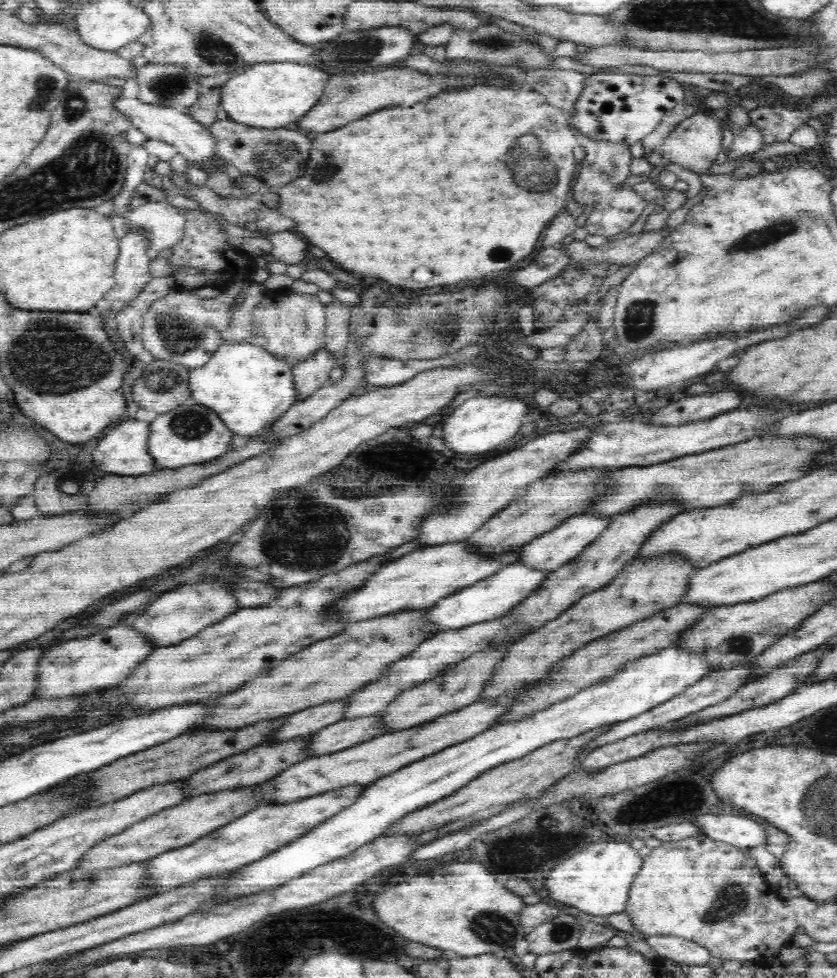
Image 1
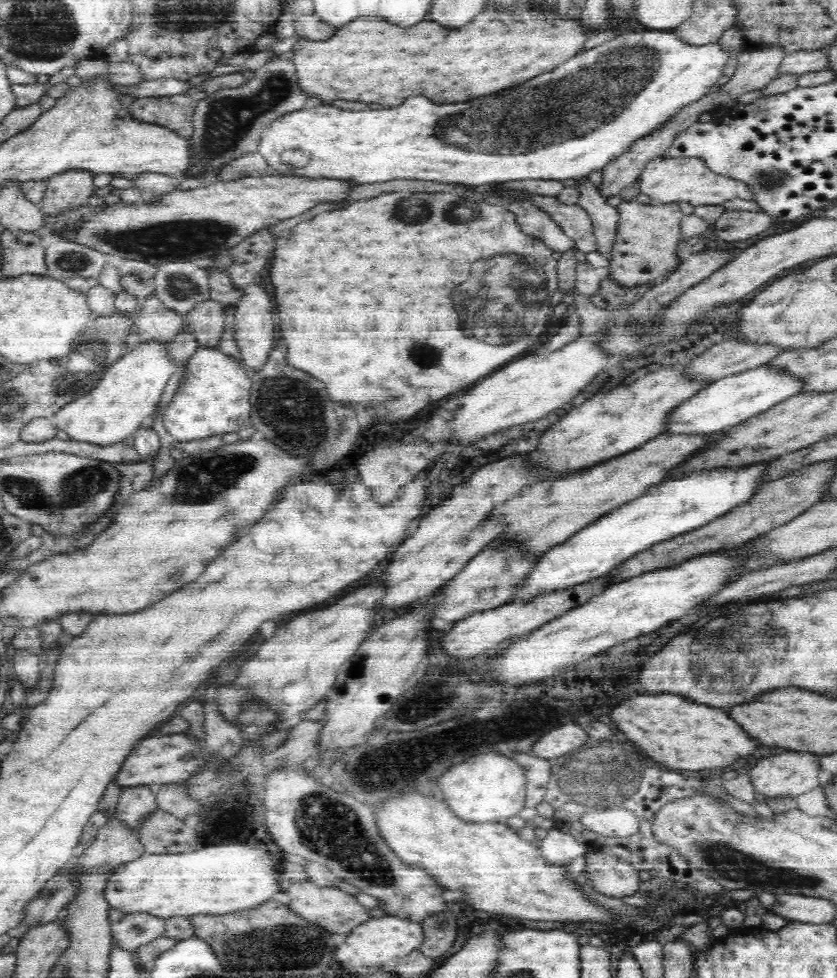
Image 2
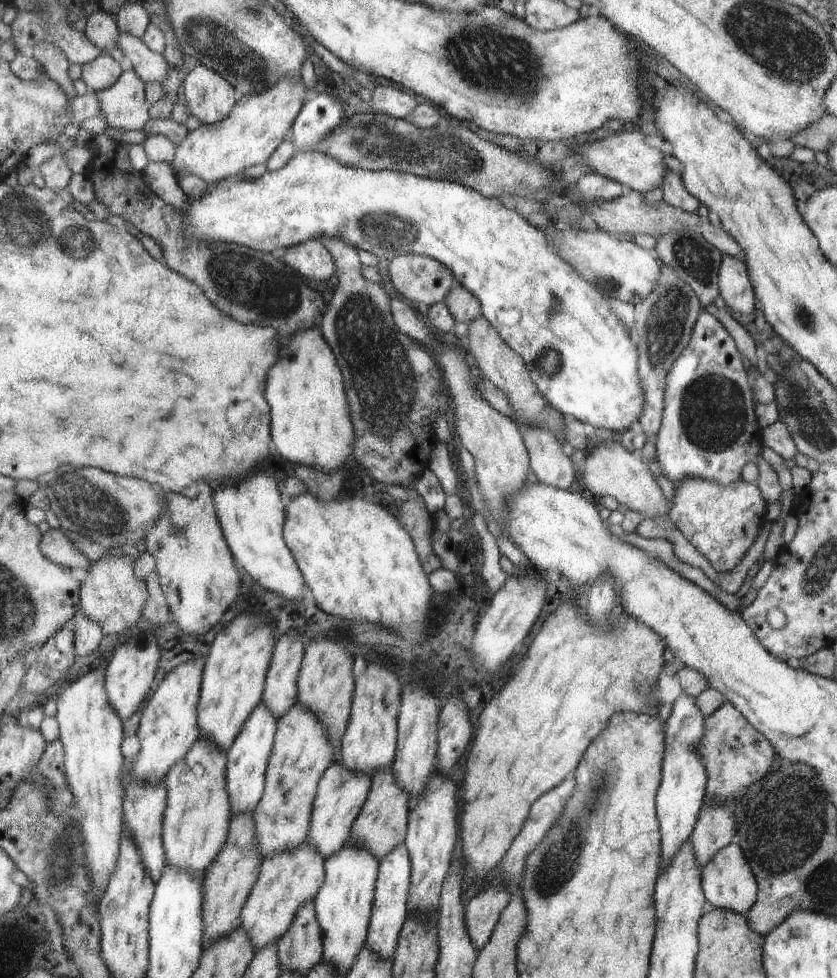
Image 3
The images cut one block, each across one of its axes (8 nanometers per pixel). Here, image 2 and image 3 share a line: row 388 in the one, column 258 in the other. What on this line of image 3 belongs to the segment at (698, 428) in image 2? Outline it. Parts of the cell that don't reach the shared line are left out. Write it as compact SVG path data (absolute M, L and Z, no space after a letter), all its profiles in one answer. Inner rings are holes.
M263 700L251 712L248 722L242 725L235 744L229 752L229 790L231 790L233 810L238 813L252 813L266 792L267 766L274 752L275 734L278 732L279 718L266 706Z

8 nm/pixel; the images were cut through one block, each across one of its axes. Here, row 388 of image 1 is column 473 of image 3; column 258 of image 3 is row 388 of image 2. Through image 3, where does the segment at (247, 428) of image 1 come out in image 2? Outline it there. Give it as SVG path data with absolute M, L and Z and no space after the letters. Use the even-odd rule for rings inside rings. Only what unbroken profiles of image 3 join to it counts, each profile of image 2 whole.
M199 346L185 364L179 388L168 402L163 424L175 441L200 441L250 426L249 402L251 382L246 367L224 354L218 347Z

